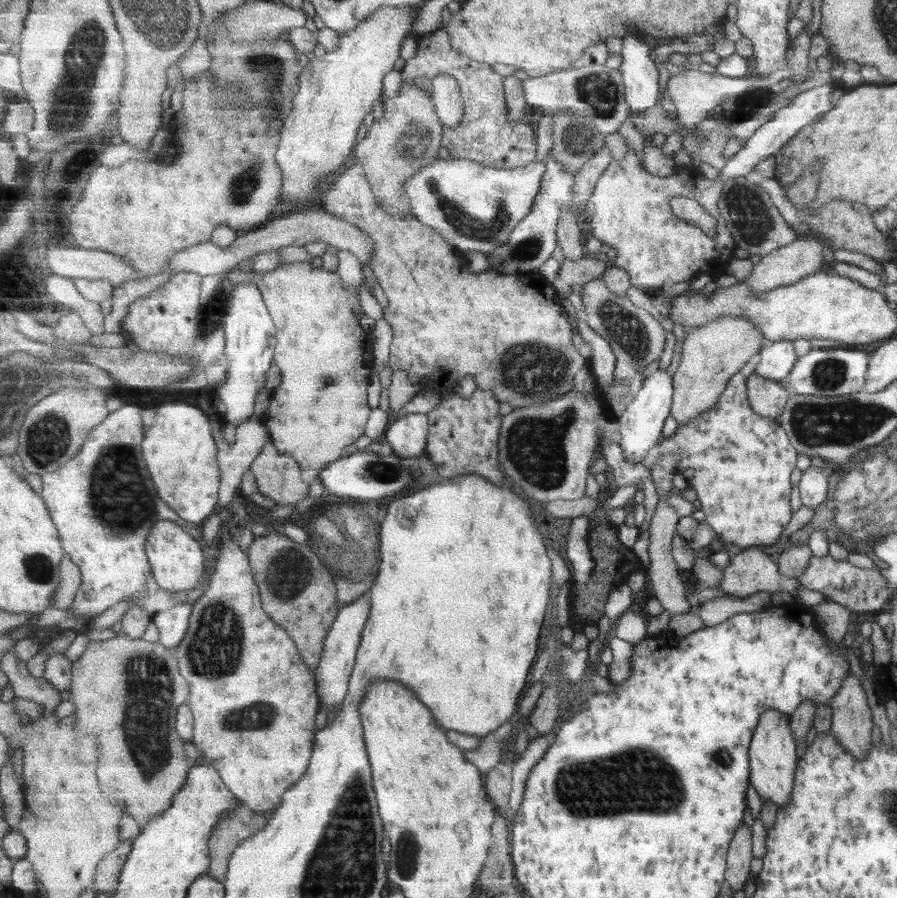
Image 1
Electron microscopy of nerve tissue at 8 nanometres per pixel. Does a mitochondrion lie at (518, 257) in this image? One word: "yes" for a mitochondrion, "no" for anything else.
yes

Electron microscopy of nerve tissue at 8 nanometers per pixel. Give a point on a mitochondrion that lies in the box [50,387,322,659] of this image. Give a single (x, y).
(122, 501)

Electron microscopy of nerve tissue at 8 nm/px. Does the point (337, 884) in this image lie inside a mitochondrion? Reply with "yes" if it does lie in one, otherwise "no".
yes

